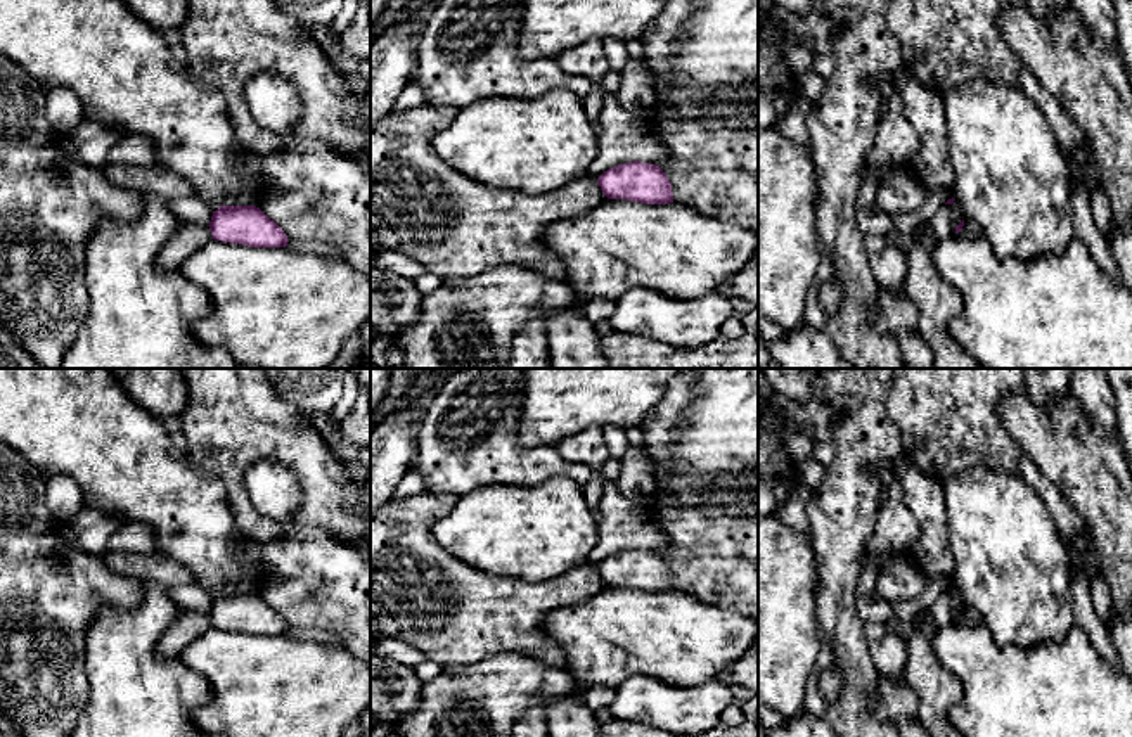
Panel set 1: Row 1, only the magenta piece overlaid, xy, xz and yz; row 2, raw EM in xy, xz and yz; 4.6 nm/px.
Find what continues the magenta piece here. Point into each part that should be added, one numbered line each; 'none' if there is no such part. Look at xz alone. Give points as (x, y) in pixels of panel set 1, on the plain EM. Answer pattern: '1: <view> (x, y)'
none

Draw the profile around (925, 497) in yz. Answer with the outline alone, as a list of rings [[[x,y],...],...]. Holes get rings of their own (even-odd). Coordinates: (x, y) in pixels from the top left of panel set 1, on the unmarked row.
[[[898,458],[891,467],[904,488],[902,502],[919,524],[919,538],[907,557],[924,574],[954,576],[942,483],[919,472],[905,458]]]

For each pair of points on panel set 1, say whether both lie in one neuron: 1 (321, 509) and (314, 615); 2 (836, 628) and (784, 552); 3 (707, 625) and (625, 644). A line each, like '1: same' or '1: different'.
1: different
2: different
3: same

